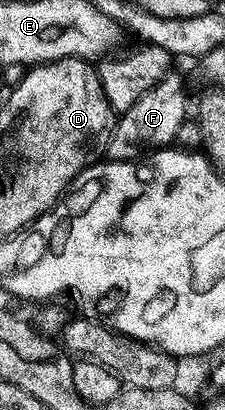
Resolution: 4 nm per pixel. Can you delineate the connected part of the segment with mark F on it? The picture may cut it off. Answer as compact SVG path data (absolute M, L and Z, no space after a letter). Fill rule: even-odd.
M170 72L170 80L163 78L154 84L146 96L138 96L138 100L134 100L134 104L130 104L130 108L115 119L108 141L107 157L114 162L135 162L157 148L171 147L175 143L179 126L185 122L184 109L187 106L188 98L184 95L181 75Z

